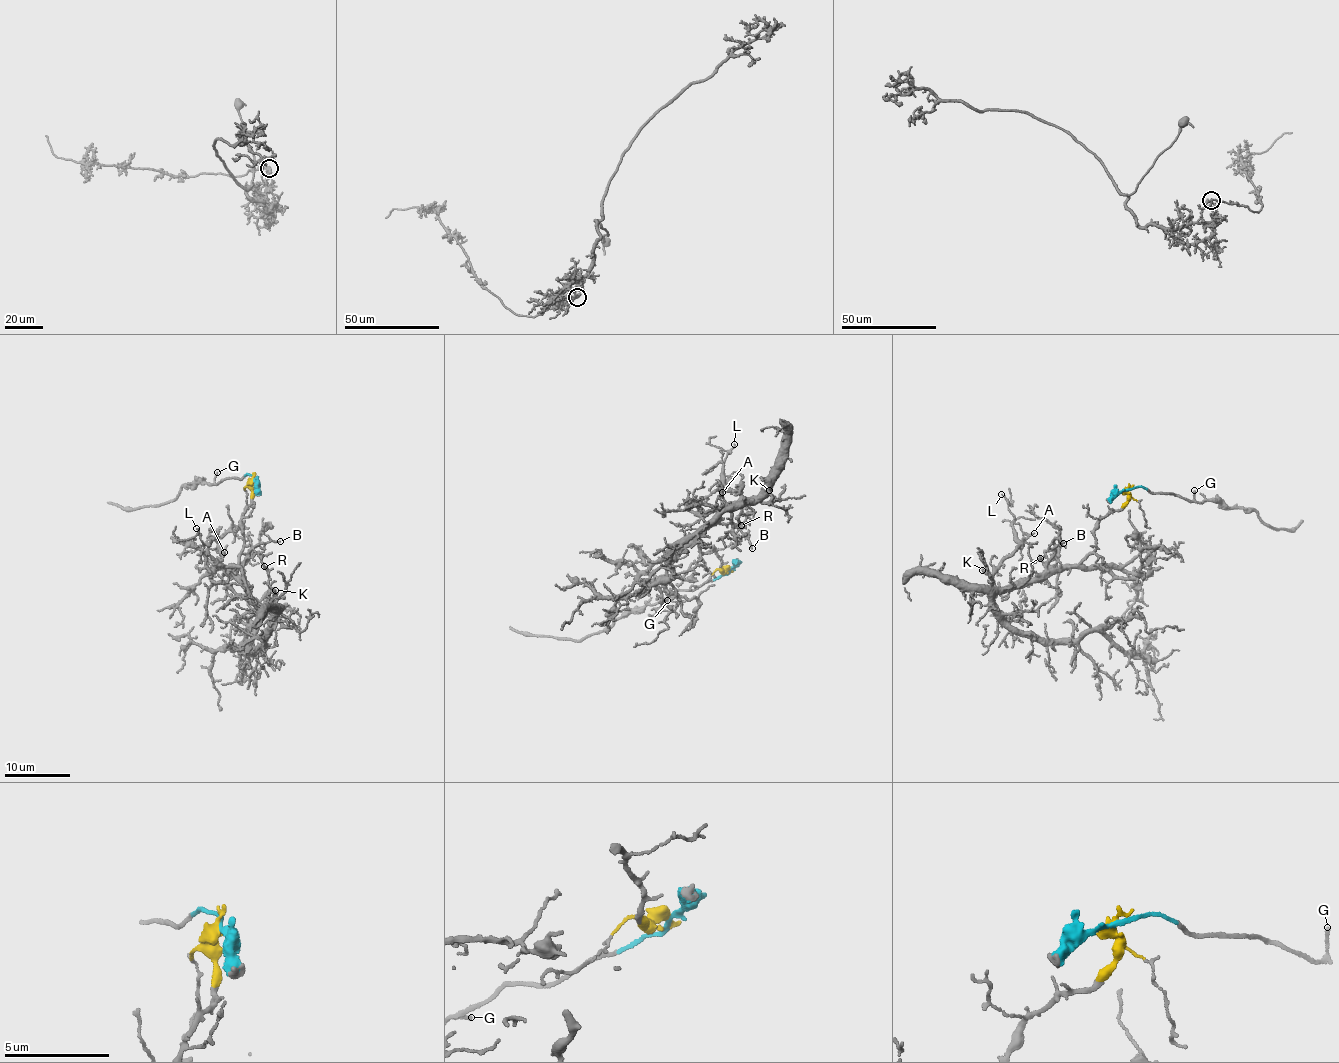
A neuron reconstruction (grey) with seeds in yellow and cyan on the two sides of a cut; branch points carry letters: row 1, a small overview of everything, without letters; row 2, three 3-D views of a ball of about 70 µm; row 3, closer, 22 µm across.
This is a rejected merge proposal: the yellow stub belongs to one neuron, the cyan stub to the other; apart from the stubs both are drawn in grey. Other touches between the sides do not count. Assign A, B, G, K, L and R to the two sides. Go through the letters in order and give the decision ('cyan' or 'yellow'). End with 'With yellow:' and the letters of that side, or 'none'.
A: yellow
B: yellow
G: cyan
K: yellow
L: yellow
R: yellow
With yellow: A, B, K, L, R

